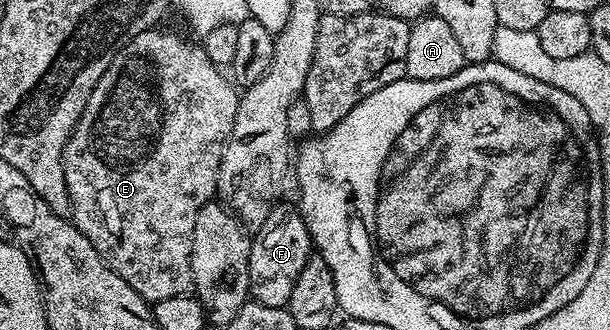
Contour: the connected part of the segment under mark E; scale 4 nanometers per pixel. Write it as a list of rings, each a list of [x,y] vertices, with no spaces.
[[[162,28],[145,30],[136,35],[128,44],[124,44],[116,51],[112,64],[108,64],[108,72],[104,72],[104,76],[100,76],[100,80],[96,84],[96,88],[92,88],[92,96],[88,96],[88,104],[84,108],[84,112],[80,116],[80,120],[76,124],[76,128],[70,134],[70,139],[66,141],[66,147],[62,153],[62,163],[64,164],[64,178],[68,184],[68,194],[72,200],[72,208],[70,209],[74,226],[86,239],[92,244],[92,248],[96,248],[96,252],[103,260],[112,268],[112,272],[116,272],[116,276],[124,279],[129,286],[137,292],[147,302],[153,304],[160,300],[168,300],[168,296],[180,296],[181,294],[191,293],[194,289],[194,277],[192,276],[192,232],[196,228],[196,216],[200,212],[200,208],[204,208],[206,202],[211,201],[215,197],[218,188],[218,173],[220,172],[220,160],[224,156],[224,148],[226,142],[230,139],[230,133],[234,127],[236,120],[236,112],[238,111],[239,91],[236,89],[235,83],[229,77],[225,78],[223,71],[212,64],[212,60],[208,60],[208,52],[205,45],[189,42],[186,38],[181,38],[178,34],[165,34]]]

